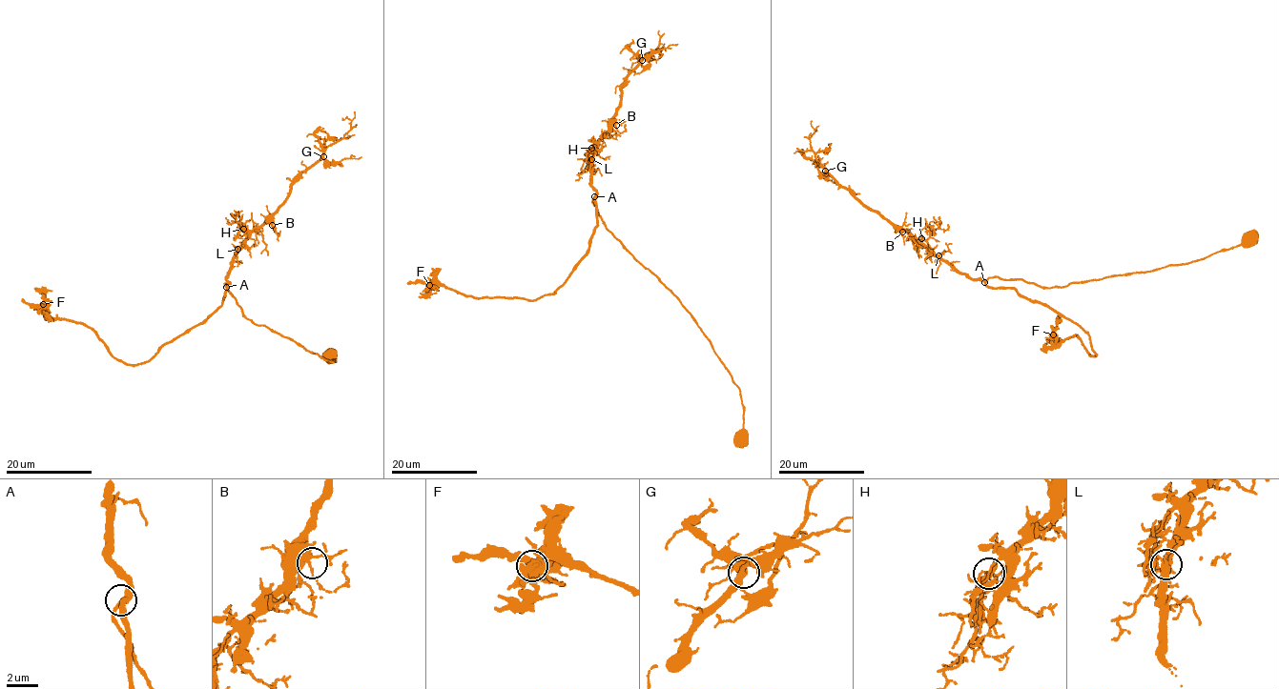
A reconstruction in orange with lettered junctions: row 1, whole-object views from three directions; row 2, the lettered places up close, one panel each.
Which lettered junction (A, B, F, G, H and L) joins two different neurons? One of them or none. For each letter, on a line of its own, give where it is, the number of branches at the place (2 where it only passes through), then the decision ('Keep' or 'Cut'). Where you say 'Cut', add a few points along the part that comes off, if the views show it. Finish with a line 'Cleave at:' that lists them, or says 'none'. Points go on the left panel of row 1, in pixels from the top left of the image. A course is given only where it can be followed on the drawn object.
A: Place: (226, 287). Branches: 3. Keep
B: Place: (272, 225). Branches: 3. Keep
F: Place: (43, 304). Branches: 3. Keep
G: Place: (323, 156). Branches: 4. Keep
H: Place: (243, 229). Branches: 4. Keep
L: Place: (237, 249). Branches: 6. Keep
Cleave at: none

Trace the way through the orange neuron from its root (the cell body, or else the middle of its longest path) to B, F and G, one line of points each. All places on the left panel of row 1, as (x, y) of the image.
B: (329, 355), (335, 361), (247, 318), (225, 285), (230, 282), (231, 262), (247, 236), (263, 224), (272, 225)
F: (329, 355), (247, 318), (225, 283), (206, 321), (137, 364), (43, 304)
G: (329, 355), (335, 361), (247, 318), (225, 284), (247, 236), (323, 156)

